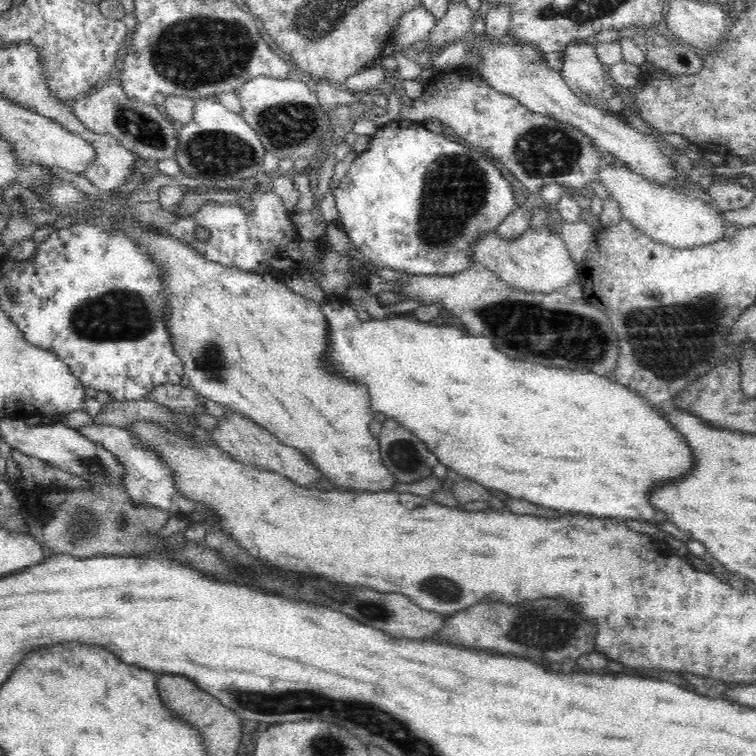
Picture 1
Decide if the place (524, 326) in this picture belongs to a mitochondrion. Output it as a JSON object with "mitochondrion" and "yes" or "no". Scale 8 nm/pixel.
{"mitochondrion":"yes"}

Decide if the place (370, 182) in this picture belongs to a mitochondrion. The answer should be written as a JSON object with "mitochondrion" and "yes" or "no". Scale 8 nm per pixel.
{"mitochondrion":"no"}

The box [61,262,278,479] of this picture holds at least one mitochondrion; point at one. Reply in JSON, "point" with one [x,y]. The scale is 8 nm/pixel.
{"point":[120,315]}

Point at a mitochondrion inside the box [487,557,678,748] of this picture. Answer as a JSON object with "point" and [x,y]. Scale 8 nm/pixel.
{"point":[543,629]}

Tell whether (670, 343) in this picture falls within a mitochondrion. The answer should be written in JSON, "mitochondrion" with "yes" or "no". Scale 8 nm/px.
{"mitochondrion":"yes"}

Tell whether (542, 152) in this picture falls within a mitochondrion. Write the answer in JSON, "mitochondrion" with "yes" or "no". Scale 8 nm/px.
{"mitochondrion":"yes"}

